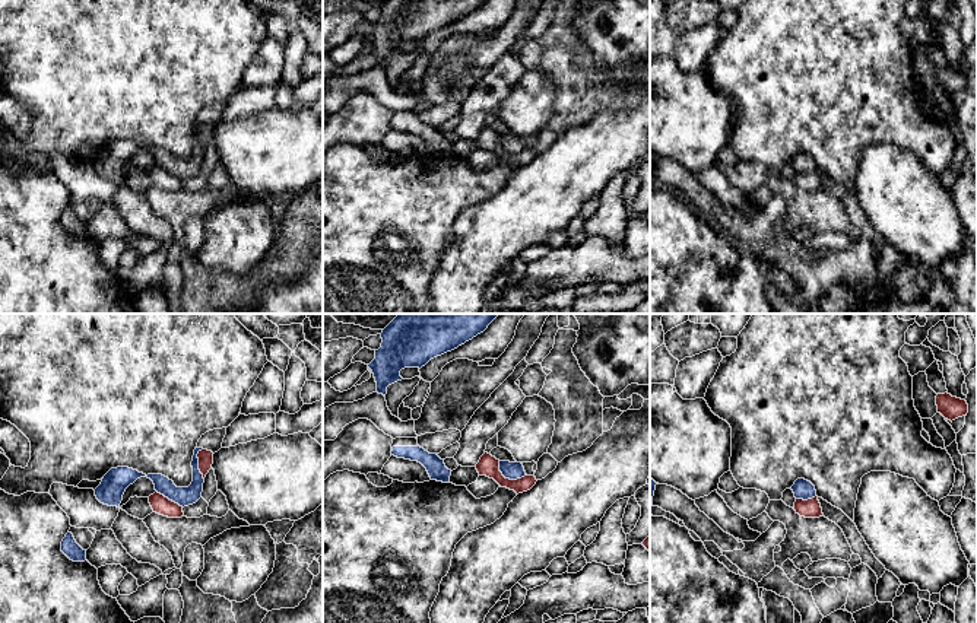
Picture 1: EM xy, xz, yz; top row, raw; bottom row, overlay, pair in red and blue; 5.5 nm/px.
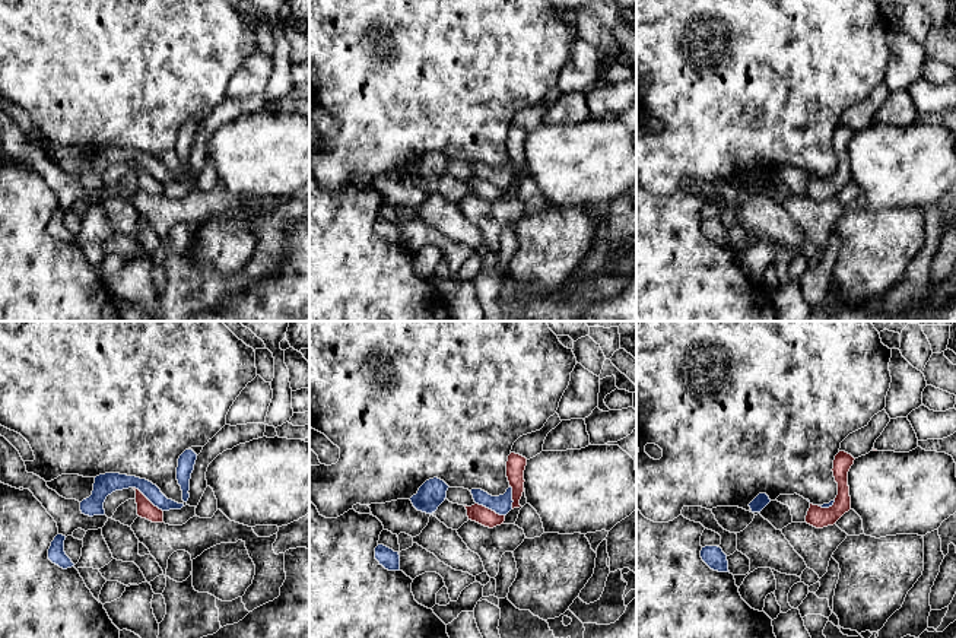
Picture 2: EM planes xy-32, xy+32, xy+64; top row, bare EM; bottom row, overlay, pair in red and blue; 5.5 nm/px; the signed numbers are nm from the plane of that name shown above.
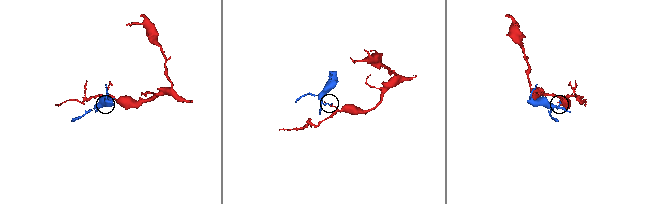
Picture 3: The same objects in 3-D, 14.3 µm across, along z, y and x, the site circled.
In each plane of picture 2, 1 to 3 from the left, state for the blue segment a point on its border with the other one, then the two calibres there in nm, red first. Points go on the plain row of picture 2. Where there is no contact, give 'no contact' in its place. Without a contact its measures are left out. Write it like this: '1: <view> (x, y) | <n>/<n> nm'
1: xy-32 (146, 171) | 100/120 nm
2: xy+32 (491, 183) | 100/110 nm
3: xy+64 (826, 181) | 120/30 nm

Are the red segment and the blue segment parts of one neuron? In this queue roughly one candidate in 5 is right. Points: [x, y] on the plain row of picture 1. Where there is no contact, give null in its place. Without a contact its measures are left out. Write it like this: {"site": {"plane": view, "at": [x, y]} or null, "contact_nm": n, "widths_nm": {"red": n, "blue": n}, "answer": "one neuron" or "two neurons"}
{"site": {"plane": "xz", "at": [508, 152]}, "contact_nm": 180, "widths_nm": {"red": 120, "blue": 100}, "answer": "two neurons"}

